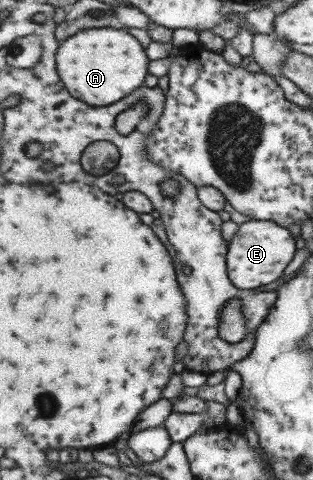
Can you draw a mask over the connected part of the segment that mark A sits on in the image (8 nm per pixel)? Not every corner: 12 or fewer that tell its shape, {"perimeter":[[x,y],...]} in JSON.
{"perimeter":[[123,27],[58,47],[56,70],[90,106],[144,86],[150,60]]}

